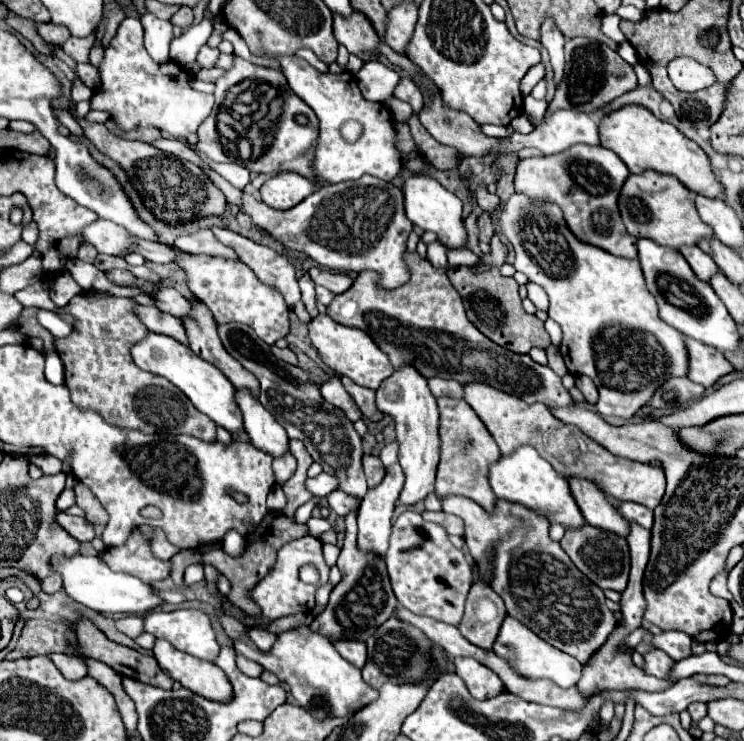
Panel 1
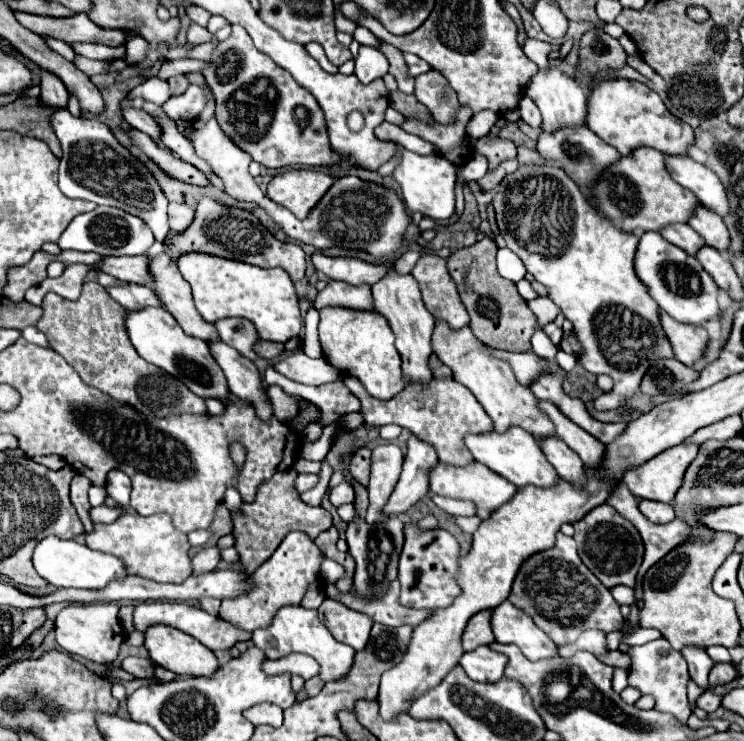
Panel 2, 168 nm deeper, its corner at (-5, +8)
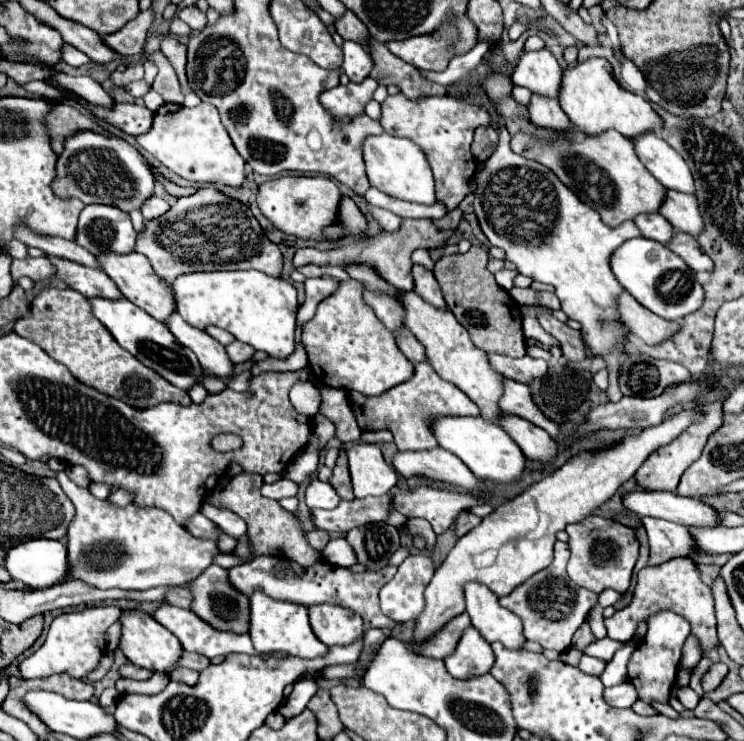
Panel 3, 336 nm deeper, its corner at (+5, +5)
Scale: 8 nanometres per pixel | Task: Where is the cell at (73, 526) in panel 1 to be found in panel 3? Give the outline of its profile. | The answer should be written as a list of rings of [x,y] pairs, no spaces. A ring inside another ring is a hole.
[[[115,489],[111,495],[109,495],[109,499],[111,499],[111,503],[115,505],[117,503],[117,507],[125,507],[127,503],[131,503],[133,501],[133,495],[129,493],[129,491],[125,491],[125,489]]]

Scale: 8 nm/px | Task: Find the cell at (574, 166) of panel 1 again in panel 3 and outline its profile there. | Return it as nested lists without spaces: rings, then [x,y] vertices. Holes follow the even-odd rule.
[[[531,95],[529,101],[529,117],[537,127],[547,127],[555,131],[565,131],[569,129],[569,117],[563,113],[559,107],[557,99],[545,99],[543,95]]]

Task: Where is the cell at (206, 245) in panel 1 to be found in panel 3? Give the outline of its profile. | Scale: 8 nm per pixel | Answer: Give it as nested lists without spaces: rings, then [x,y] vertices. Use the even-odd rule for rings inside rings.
[[[151,195],[143,205],[141,205],[141,213],[145,219],[155,219],[155,217],[161,217],[165,211],[169,209],[169,203],[159,199],[157,195]]]

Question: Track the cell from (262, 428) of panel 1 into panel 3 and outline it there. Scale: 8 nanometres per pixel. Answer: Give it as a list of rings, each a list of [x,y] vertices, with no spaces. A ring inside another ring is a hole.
[[[177,311],[167,317],[165,325],[183,347],[189,347],[197,355],[205,373],[221,379],[229,379],[233,375],[233,363],[229,361],[225,347],[217,343],[211,335],[207,335],[207,331],[185,323],[185,319],[181,319]]]

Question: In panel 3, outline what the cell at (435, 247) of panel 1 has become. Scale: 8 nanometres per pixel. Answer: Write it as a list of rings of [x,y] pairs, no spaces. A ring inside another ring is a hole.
[[[369,205],[369,213],[373,215],[373,219],[381,225],[381,229],[385,231],[397,231],[401,225],[401,218],[389,211],[379,211],[379,207]]]

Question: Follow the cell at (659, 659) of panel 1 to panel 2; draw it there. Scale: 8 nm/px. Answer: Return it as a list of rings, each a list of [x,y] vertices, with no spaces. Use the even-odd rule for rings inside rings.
[[[659,638],[643,646],[631,646],[631,668],[629,668],[629,686],[637,688],[643,696],[653,696],[655,710],[673,714],[681,724],[687,724],[687,718],[691,716],[691,708],[687,702],[687,682],[689,682],[689,670],[687,662],[683,660],[681,652],[673,650],[667,640]]]

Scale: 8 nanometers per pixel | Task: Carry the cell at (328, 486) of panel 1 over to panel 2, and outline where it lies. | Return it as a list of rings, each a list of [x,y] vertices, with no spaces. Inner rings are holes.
[[[299,474],[299,478],[295,480],[295,488],[299,492],[305,492],[311,490],[317,482],[319,482],[319,474]]]

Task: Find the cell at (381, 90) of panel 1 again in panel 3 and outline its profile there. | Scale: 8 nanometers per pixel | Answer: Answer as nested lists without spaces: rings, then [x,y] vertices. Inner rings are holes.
[[[345,41],[341,49],[343,49],[341,69],[345,71],[345,75],[353,83],[361,83],[365,77],[369,77],[371,67],[373,67],[373,59],[367,53],[367,49],[361,43],[353,43],[353,41]]]

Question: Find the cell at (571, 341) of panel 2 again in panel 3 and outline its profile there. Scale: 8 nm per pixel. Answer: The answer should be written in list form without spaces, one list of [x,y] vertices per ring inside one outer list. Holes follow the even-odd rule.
[[[541,315],[537,319],[539,319],[541,327],[545,329],[545,333],[553,335],[555,339],[559,339],[559,343],[563,347],[563,357],[567,361],[583,361],[587,357],[585,355],[585,345],[583,345],[583,339],[581,339],[579,331],[575,331],[569,325],[557,321],[551,315]]]

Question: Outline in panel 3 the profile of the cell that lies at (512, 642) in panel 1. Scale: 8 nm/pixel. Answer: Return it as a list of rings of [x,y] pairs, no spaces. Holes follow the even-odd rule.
[[[469,581],[463,587],[467,613],[471,625],[485,637],[485,641],[501,641],[507,649],[521,649],[525,643],[521,619],[499,605],[497,595],[475,581]]]

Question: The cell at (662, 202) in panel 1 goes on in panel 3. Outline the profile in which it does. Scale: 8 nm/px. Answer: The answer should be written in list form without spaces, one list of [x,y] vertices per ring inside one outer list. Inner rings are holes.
[[[617,131],[583,135],[577,141],[569,139],[567,133],[555,133],[555,139],[535,139],[531,135],[517,133],[511,137],[511,149],[521,157],[541,161],[549,167],[585,205],[599,211],[601,219],[611,227],[617,227],[639,213],[659,211],[667,193],[665,187],[661,187],[645,167],[641,167],[641,161],[633,151],[633,143]]]

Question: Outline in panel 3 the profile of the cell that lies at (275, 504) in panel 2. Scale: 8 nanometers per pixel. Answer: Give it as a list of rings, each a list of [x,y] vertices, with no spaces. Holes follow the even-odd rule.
[[[239,473],[235,477],[229,479],[227,487],[221,493],[211,493],[209,495],[209,503],[215,507],[227,507],[231,511],[235,511],[239,517],[243,517],[247,521],[247,533],[251,537],[251,547],[253,547],[253,555],[275,555],[275,557],[287,557],[287,559],[295,559],[301,567],[309,567],[313,565],[321,553],[317,553],[315,549],[309,547],[305,533],[301,531],[299,521],[285,509],[281,509],[281,505],[273,499],[265,499],[263,495],[259,495],[259,487],[263,485],[261,475],[257,473]]]

